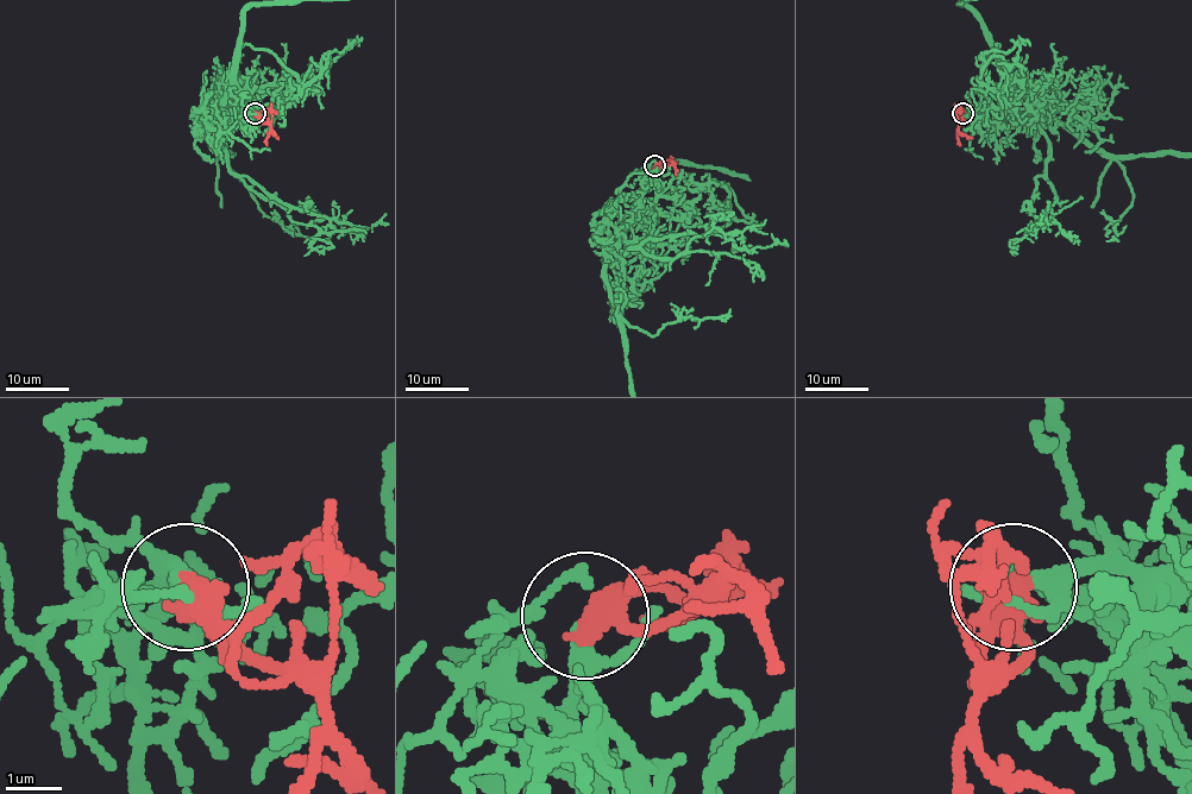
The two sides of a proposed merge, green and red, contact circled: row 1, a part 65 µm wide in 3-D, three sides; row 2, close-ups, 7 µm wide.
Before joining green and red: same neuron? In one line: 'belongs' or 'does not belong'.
belongs

